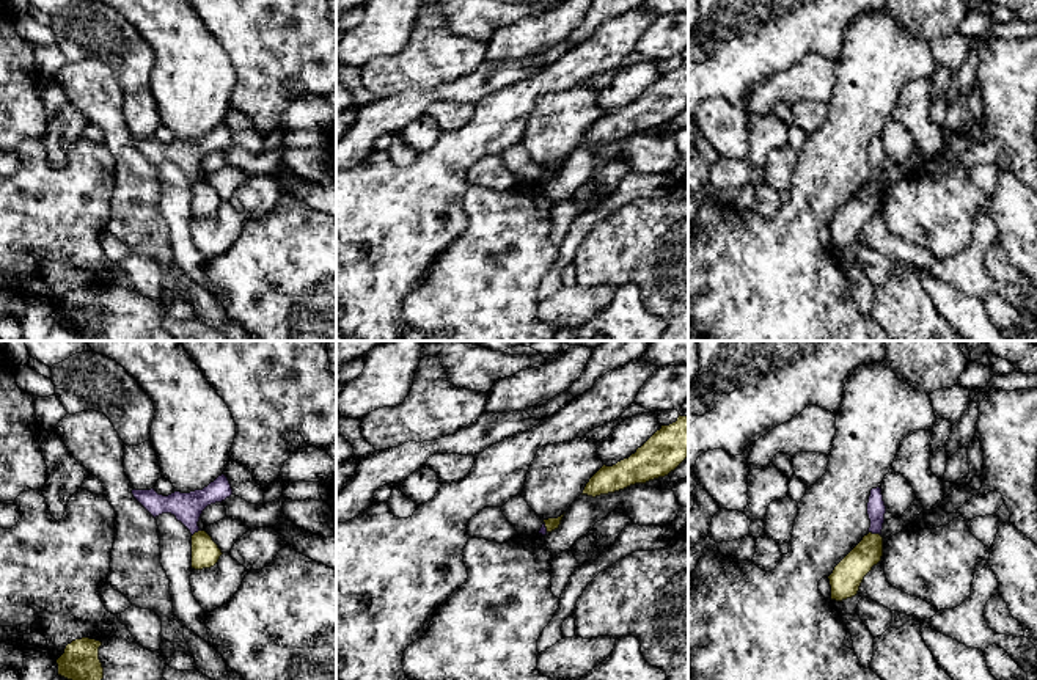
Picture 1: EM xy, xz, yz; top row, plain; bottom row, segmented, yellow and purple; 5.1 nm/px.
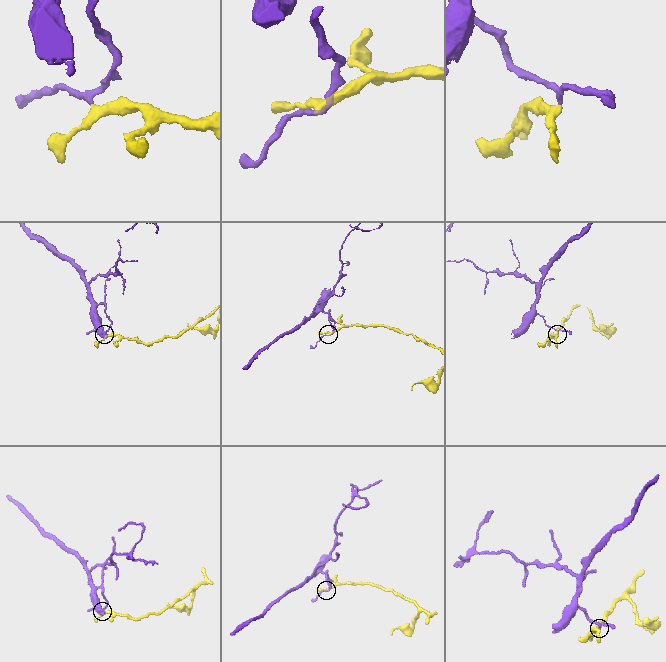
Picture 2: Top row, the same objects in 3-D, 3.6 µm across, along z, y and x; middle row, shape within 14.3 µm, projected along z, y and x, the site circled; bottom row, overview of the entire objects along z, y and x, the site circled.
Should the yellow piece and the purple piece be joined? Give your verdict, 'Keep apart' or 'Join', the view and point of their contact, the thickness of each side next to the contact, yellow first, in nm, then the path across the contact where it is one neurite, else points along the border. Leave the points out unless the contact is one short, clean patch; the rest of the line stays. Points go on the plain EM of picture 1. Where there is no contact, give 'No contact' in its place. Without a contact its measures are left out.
Keep apart. Touches yellow at yz (874, 182). Thickness 160 nm (yellow) against 100 nm. Boundary: yz (869, 179), (879, 182)

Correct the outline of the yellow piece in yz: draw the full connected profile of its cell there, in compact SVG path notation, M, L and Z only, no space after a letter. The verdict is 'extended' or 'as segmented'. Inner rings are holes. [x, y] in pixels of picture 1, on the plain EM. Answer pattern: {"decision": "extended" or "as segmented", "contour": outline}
{"decision": "as segmented", "contour": "M872 181L864 184L828 225L831 248L842 250L855 245L864 225L881 209L881 204L883 185Z"}

